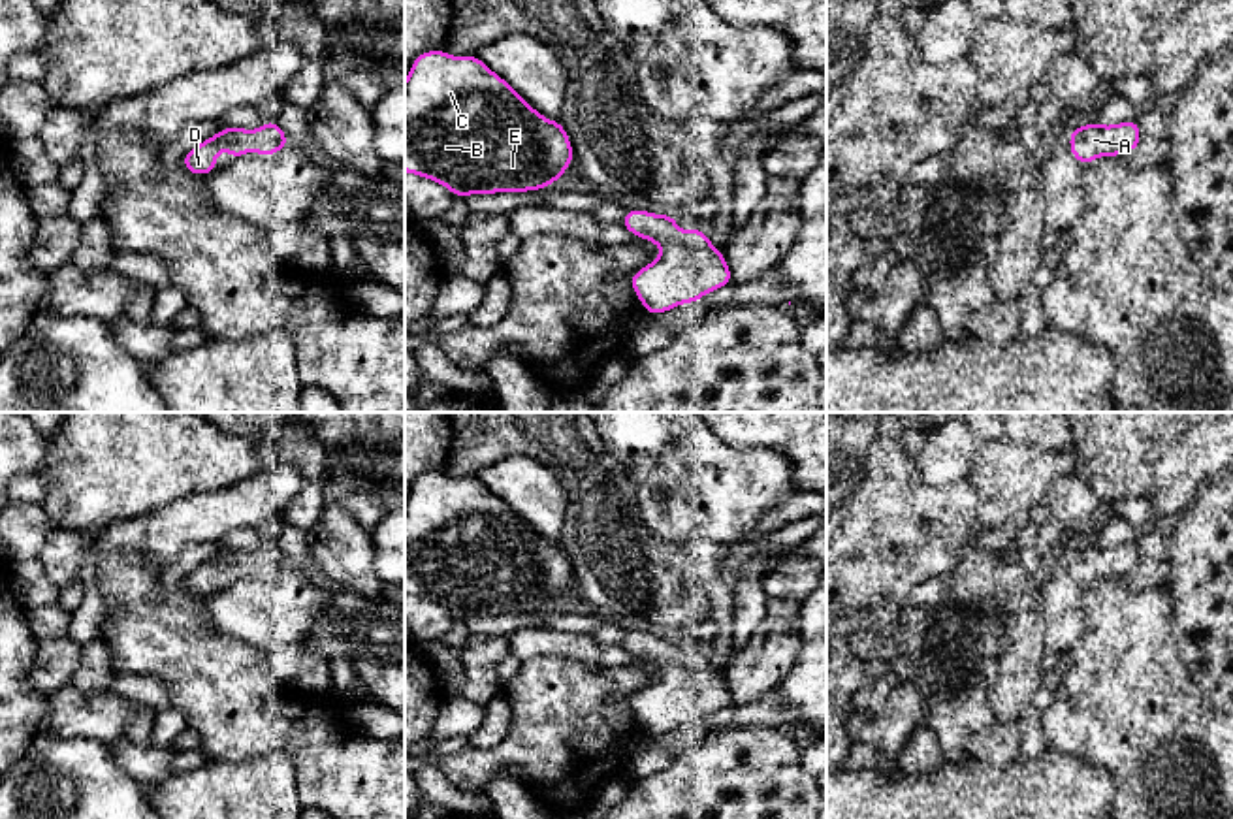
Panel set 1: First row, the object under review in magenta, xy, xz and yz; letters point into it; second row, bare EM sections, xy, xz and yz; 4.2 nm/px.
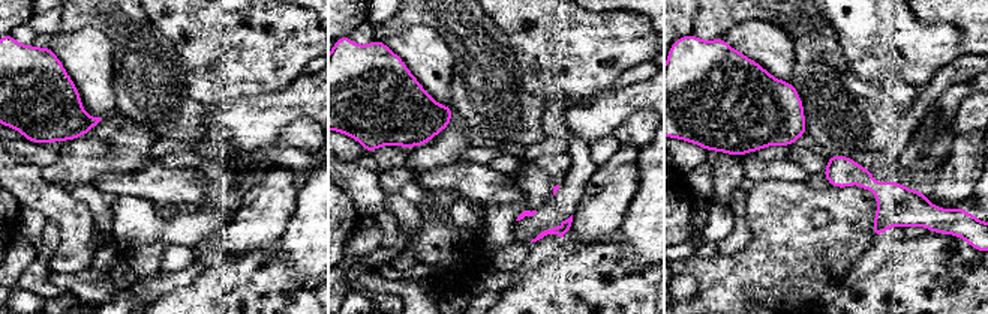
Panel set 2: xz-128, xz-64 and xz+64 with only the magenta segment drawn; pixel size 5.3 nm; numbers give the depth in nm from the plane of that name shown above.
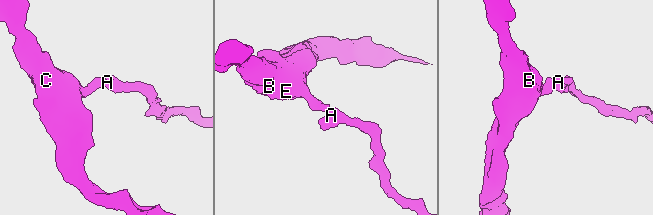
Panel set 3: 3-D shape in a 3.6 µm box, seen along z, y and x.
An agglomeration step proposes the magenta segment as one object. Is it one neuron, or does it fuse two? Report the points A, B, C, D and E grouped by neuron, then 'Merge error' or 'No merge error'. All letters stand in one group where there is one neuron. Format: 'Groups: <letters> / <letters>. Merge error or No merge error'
Groups: A B C D E. No merge error

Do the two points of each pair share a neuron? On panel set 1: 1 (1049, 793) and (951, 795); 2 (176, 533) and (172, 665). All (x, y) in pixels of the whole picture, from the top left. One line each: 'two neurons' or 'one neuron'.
1: one neuron
2: two neurons

